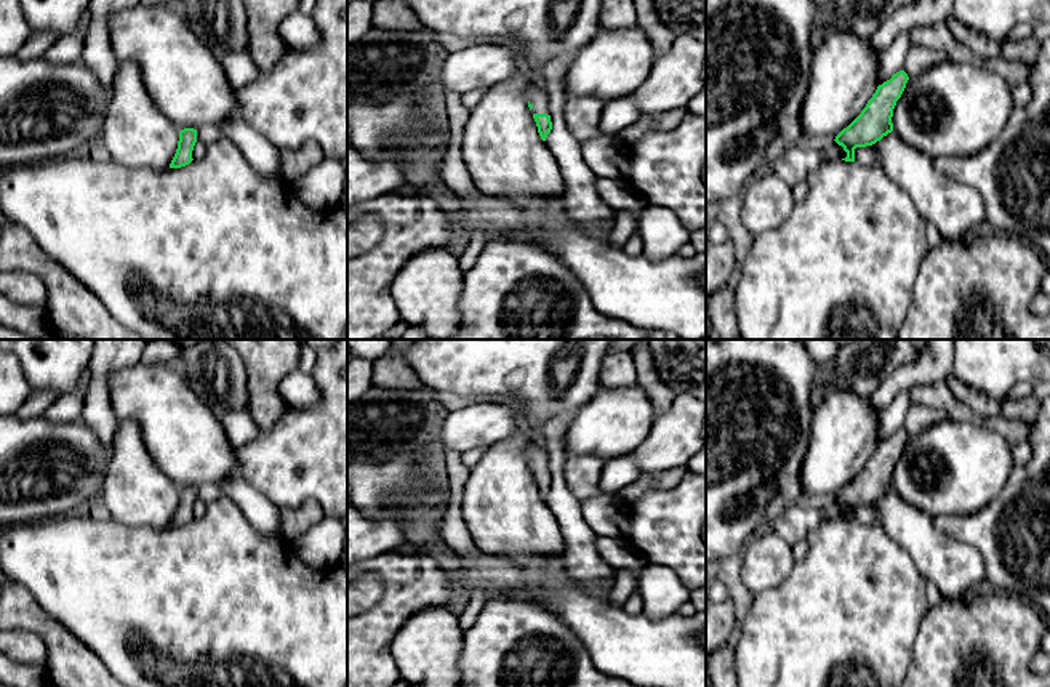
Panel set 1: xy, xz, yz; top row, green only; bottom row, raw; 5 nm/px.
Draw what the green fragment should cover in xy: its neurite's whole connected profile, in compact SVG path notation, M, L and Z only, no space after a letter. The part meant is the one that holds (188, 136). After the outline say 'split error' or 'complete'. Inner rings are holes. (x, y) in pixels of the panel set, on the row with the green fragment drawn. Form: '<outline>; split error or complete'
M184 128L179 131L179 141L176 154L170 163L170 168L181 168L189 165L192 159L192 151L197 143L197 130L194 128Z; complete

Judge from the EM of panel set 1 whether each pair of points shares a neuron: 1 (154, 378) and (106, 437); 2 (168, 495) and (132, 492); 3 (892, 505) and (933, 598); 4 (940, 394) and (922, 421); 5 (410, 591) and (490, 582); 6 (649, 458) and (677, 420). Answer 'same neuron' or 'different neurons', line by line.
1: different neurons
2: same neuron
3: different neurons
4: different neurons
5: different neurons
6: same neuron

